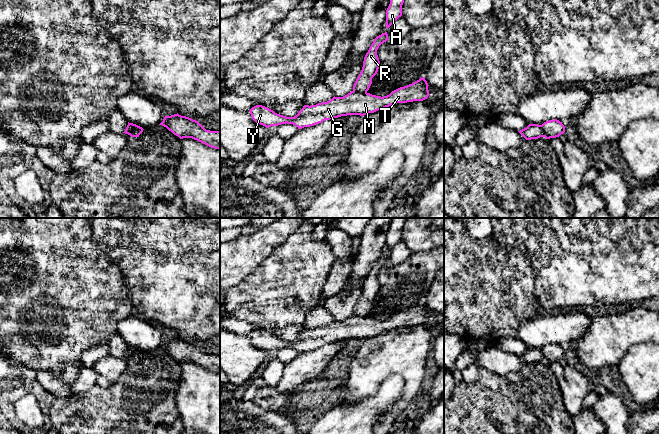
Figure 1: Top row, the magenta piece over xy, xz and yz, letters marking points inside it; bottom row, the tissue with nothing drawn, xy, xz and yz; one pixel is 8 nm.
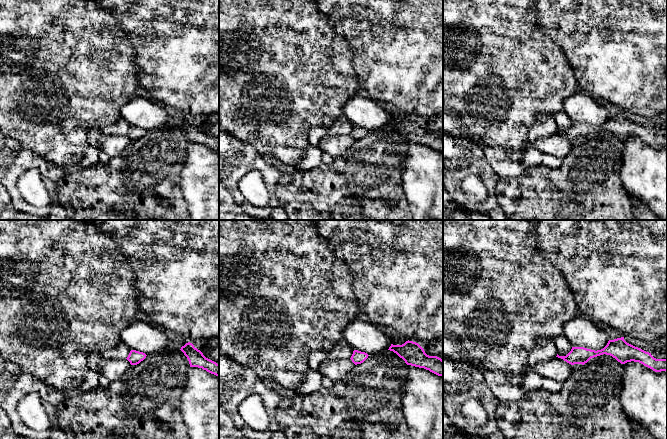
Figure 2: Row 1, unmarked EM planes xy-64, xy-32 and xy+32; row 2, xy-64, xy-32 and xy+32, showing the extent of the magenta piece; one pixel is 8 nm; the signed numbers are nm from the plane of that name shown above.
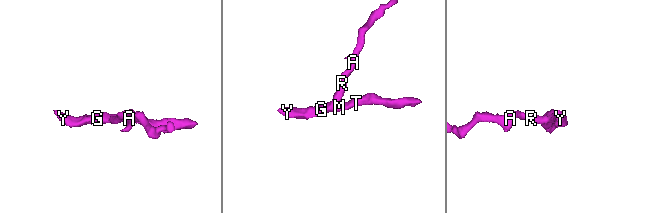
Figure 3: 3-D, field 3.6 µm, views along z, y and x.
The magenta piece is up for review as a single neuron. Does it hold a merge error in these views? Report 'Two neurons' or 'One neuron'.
Two neurons

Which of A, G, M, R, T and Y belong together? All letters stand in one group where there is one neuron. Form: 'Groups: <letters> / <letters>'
Groups: A R / G M T Y

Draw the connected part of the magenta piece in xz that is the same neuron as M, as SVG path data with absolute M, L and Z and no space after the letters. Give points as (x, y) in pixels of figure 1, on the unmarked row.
M422 301L412 308L400 311L383 321L353 314L344 321L334 320L327 326L311 330L304 329L294 341L277 338L262 329L252 331L249 336L256 347L266 352L287 347L302 353L341 340L364 340L397 327L423 325L429 320L428 310L427 305Z

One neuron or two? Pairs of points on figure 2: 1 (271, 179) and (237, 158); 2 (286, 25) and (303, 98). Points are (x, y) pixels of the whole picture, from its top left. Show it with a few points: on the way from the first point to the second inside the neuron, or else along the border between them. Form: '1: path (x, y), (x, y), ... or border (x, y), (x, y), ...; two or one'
1: path (264, 170), (255, 161), (246, 158); one
2: path (286, 43), (286, 69), (297, 80); one

